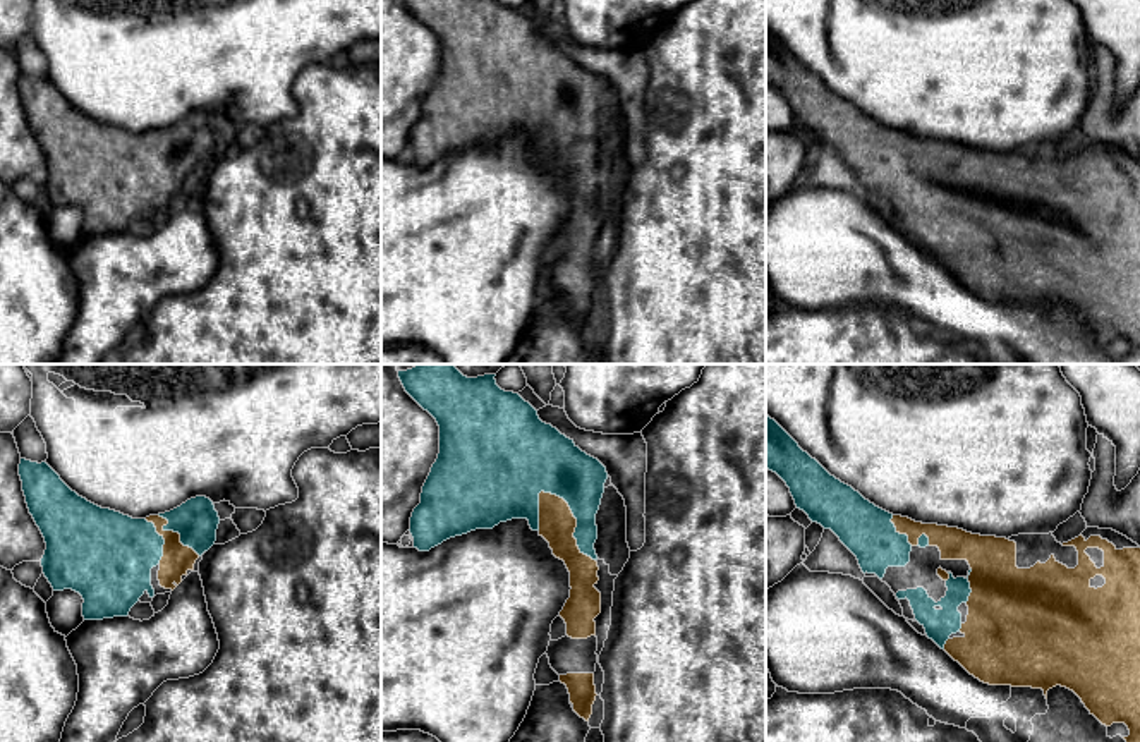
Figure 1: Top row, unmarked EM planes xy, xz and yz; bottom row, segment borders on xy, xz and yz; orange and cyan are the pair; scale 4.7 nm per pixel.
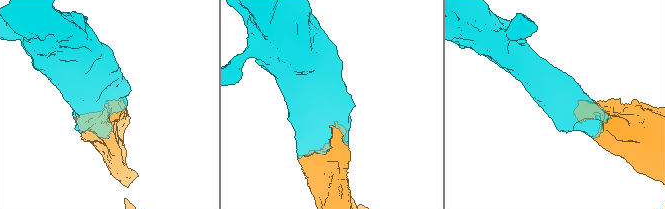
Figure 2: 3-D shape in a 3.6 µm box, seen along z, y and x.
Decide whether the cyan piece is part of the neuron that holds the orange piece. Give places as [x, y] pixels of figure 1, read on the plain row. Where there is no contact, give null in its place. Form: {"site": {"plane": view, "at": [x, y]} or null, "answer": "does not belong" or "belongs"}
{"site": {"plane": "xz", "at": [576, 136]}, "answer": "belongs"}

